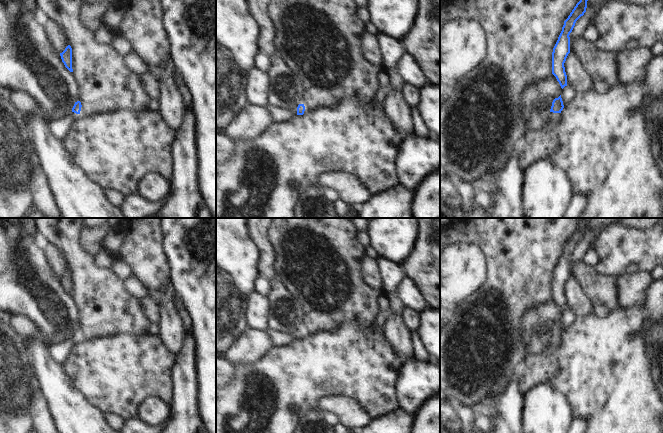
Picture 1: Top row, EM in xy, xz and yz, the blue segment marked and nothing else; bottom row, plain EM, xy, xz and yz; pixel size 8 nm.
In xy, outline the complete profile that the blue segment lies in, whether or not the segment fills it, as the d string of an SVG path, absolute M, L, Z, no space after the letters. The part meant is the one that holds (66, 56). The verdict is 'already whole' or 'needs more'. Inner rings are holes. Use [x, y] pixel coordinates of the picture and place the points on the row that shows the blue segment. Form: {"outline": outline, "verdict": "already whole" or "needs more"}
{"outline": "M68 45L65 50L60 53L62 62L64 63L65 67L70 71L73 72L72 69L72 48Z", "verdict": "already whole"}

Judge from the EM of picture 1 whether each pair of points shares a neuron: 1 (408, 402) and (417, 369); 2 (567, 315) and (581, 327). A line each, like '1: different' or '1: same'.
1: same
2: different

